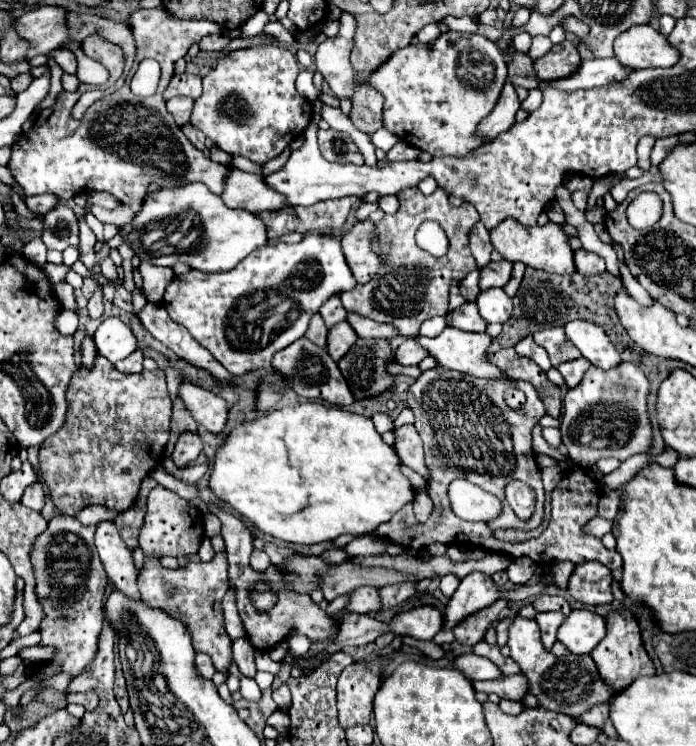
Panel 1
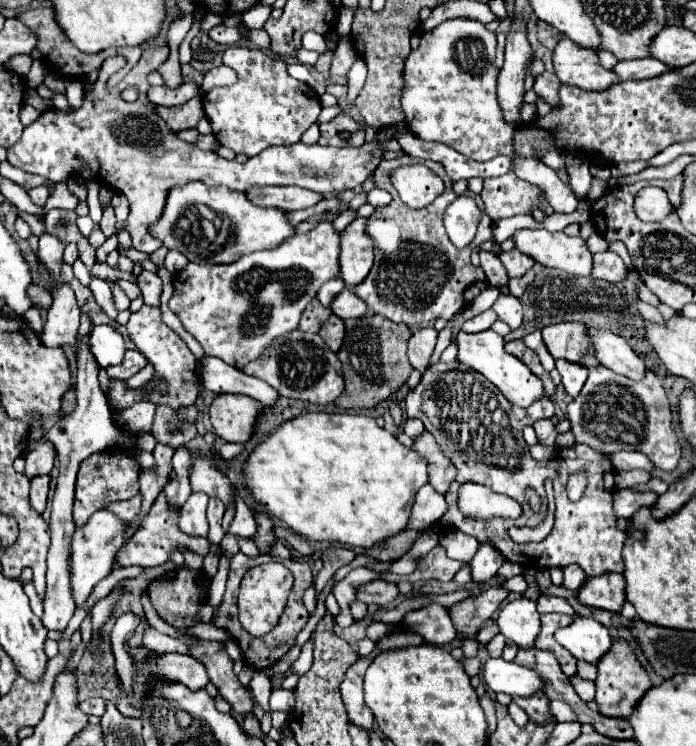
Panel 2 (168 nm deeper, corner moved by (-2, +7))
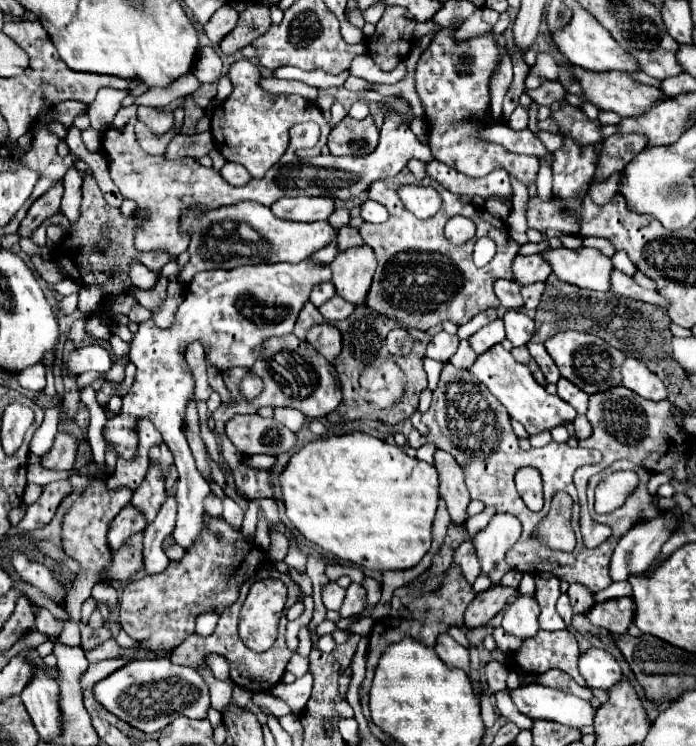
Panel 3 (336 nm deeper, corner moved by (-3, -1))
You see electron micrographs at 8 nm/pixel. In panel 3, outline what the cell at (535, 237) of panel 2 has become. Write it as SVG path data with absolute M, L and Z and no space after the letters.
M564 247L548 249L542 253L550 261L552 271L558 279L572 283L580 289L592 291L610 291L610 273L614 271L612 259L598 249L582 247L570 251Z

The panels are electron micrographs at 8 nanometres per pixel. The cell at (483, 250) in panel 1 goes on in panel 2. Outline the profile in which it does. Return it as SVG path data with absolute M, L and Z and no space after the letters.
M479 251L479 257L481 257L481 269L485 271L487 279L491 285L499 287L499 285L507 285L507 273L505 273L505 267L501 265L499 257L493 255L491 251Z

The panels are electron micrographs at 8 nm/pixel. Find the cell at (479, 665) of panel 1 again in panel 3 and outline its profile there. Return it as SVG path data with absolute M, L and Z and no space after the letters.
M524 685L510 693L514 705L520 713L530 719L556 721L568 727L584 727L594 723L596 709L590 701L578 699L570 693L546 689L544 685Z

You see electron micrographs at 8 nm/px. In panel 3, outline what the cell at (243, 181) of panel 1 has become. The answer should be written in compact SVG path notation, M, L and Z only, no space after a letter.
M284 197L270 209L276 213L276 217L288 221L326 221L334 211L334 197Z

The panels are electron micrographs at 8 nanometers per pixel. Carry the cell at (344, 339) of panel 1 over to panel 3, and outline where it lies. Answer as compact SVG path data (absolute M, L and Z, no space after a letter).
M314 325L308 335L306 341L328 361L334 361L334 357L338 357L340 349L342 349L342 337L338 333L338 329L334 325Z

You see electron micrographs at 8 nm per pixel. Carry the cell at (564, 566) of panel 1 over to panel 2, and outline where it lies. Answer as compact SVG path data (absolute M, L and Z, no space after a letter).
M567 565L563 567L563 587L569 591L577 591L581 583L585 581L585 571L579 565Z

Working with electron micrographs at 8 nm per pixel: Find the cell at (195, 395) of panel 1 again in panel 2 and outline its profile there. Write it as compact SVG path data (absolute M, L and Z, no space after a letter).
M215 395L209 405L209 419L215 433L229 443L245 443L251 437L261 403L247 395Z

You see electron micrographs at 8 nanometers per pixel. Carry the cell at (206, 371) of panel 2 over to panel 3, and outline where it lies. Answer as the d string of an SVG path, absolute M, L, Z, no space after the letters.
M276 407L274 409L274 419L282 425L286 425L288 429L292 429L294 433L298 433L304 425L306 425L306 417L296 411L296 409L286 409L286 407Z

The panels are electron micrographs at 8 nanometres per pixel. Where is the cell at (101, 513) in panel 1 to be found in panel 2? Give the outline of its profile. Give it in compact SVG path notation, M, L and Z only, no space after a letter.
M141 495L129 499L129 501L109 503L109 505L105 505L103 509L115 513L115 515L117 515L119 519L123 519L123 521L133 521L133 517L137 515L137 509L139 509L139 507L141 507Z

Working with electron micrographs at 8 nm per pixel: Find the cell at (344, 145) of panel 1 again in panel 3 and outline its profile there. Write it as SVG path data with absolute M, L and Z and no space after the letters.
M368 115L366 119L350 119L346 117L336 129L330 131L328 147L332 155L370 155L378 145L378 127L374 119Z

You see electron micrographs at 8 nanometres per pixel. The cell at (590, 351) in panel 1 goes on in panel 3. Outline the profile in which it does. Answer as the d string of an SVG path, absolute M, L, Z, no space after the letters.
M628 357L626 363L622 365L622 381L624 387L628 387L630 391L638 393L644 399L650 401L668 399L666 385L642 361L636 361L632 357Z

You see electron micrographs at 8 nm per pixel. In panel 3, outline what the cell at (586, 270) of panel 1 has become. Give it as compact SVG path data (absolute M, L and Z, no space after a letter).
M618 269L612 275L612 291L618 293L618 295L624 295L624 297L630 297L630 299L638 299L638 301L644 301L644 303L658 305L658 307L666 307L668 305L668 301L664 297L660 297L656 291L642 289L632 277L624 275Z

